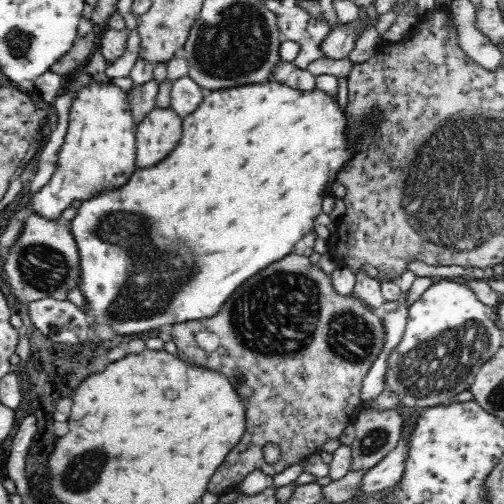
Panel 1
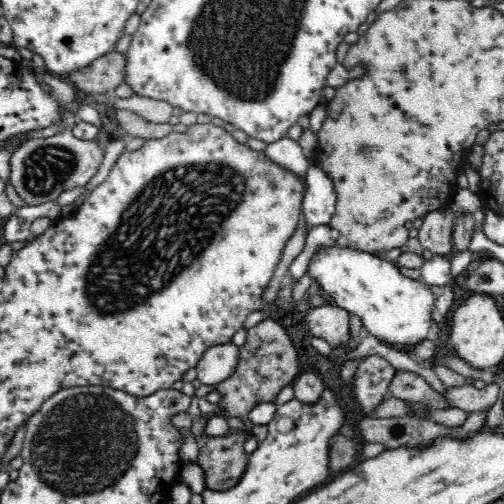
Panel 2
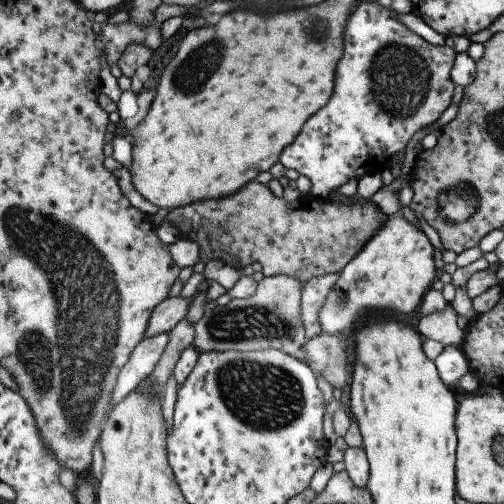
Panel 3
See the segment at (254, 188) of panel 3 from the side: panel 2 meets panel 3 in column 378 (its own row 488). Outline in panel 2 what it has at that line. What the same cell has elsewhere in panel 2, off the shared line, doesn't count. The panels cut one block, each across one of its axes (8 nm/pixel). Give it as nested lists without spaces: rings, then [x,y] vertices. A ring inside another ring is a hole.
[[[232,428],[232,434],[228,436],[208,436],[204,440],[196,440],[200,448],[198,466],[206,472],[206,488],[212,492],[226,492],[240,484],[240,478],[244,476],[248,468],[248,454],[244,452],[244,444],[250,438],[250,432],[242,432]]]

